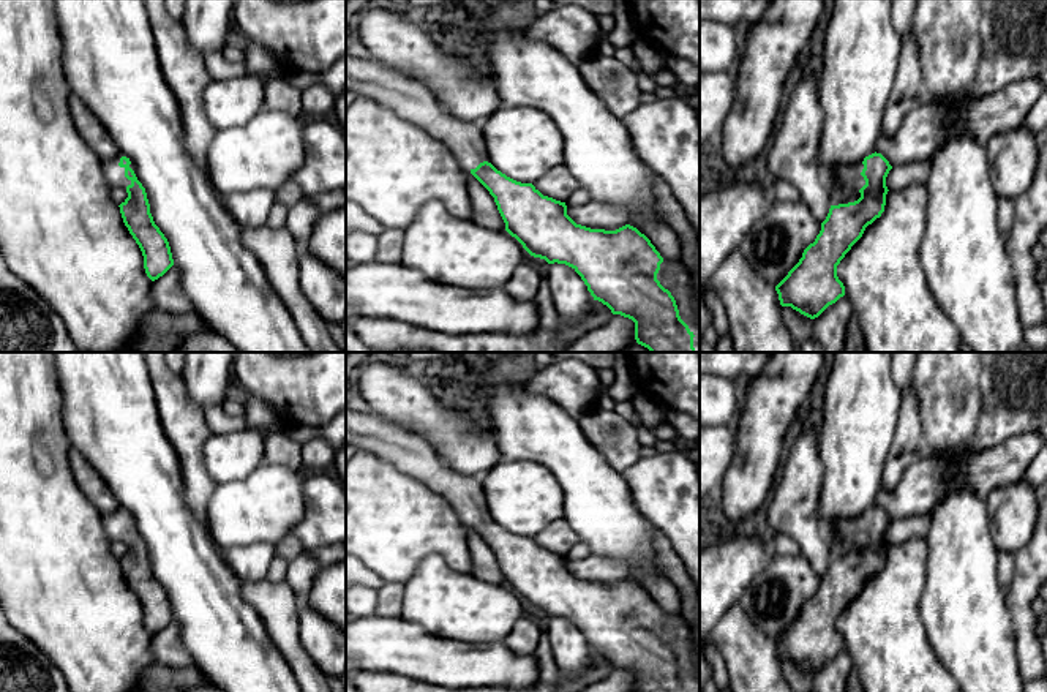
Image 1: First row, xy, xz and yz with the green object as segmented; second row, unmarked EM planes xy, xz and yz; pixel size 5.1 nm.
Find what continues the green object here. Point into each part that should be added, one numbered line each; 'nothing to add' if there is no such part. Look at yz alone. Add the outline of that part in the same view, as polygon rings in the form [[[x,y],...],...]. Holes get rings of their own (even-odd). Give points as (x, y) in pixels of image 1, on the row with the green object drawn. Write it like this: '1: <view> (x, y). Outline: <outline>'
1: yz (847, 177). Outline: [[[840,166],[835,169],[832,180],[848,190],[848,191],[859,191],[864,185],[865,180],[862,175],[857,174],[856,167],[851,166]]]

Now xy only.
1: xy (114, 180). Outline: [[[111,175],[109,177],[109,185],[126,188],[128,185],[131,185],[131,180],[128,180],[125,175]]]

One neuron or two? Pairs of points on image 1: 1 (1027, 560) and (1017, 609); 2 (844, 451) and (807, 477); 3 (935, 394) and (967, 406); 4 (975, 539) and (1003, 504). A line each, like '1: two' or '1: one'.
1: one
2: two
3: one
4: two

